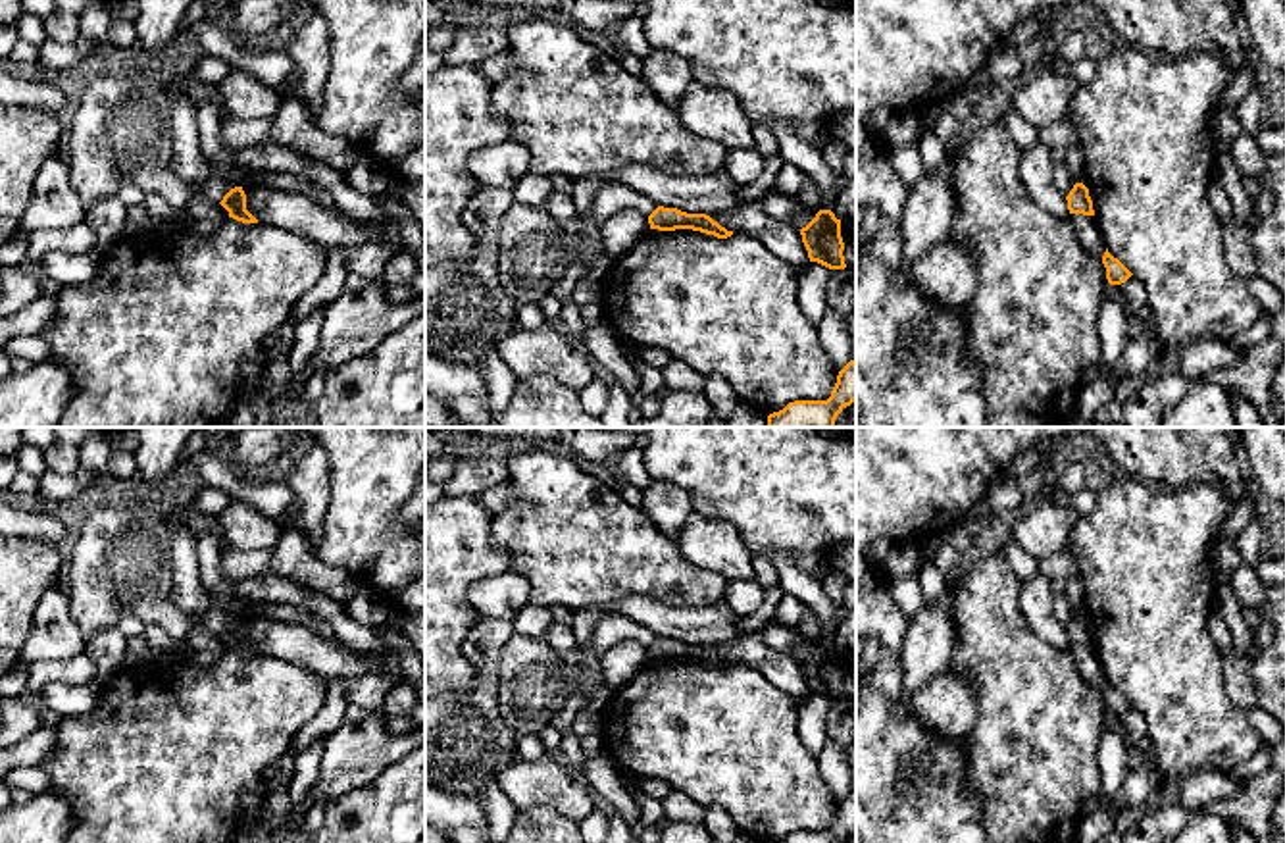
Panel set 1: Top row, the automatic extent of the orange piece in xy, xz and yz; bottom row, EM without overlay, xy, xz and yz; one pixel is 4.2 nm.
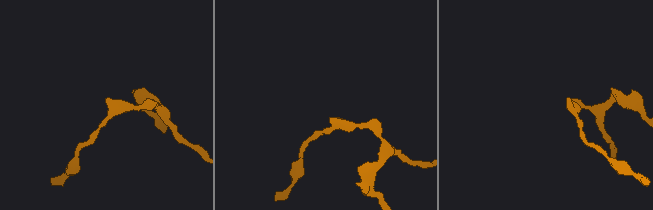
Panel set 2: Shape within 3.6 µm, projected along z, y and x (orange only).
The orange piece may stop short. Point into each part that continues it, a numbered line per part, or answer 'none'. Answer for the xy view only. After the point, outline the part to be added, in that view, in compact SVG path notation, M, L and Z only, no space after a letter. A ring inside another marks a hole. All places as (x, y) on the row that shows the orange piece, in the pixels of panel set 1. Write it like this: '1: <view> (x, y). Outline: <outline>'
none

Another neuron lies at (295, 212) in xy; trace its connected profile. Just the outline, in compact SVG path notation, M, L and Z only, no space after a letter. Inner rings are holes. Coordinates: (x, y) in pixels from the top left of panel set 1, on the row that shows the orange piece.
M242 187L246 210L264 223L304 235L319 246L360 248L371 243L391 244L387 237L365 223L342 217L335 208L325 208L306 194L283 192L265 187Z

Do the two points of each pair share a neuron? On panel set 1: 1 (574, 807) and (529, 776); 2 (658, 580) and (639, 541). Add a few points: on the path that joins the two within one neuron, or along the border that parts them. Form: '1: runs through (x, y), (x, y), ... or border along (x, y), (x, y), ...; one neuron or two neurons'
1: runs through (562, 795), (541, 782); one neuron
2: runs through (655, 570), (639, 551); one neuron

